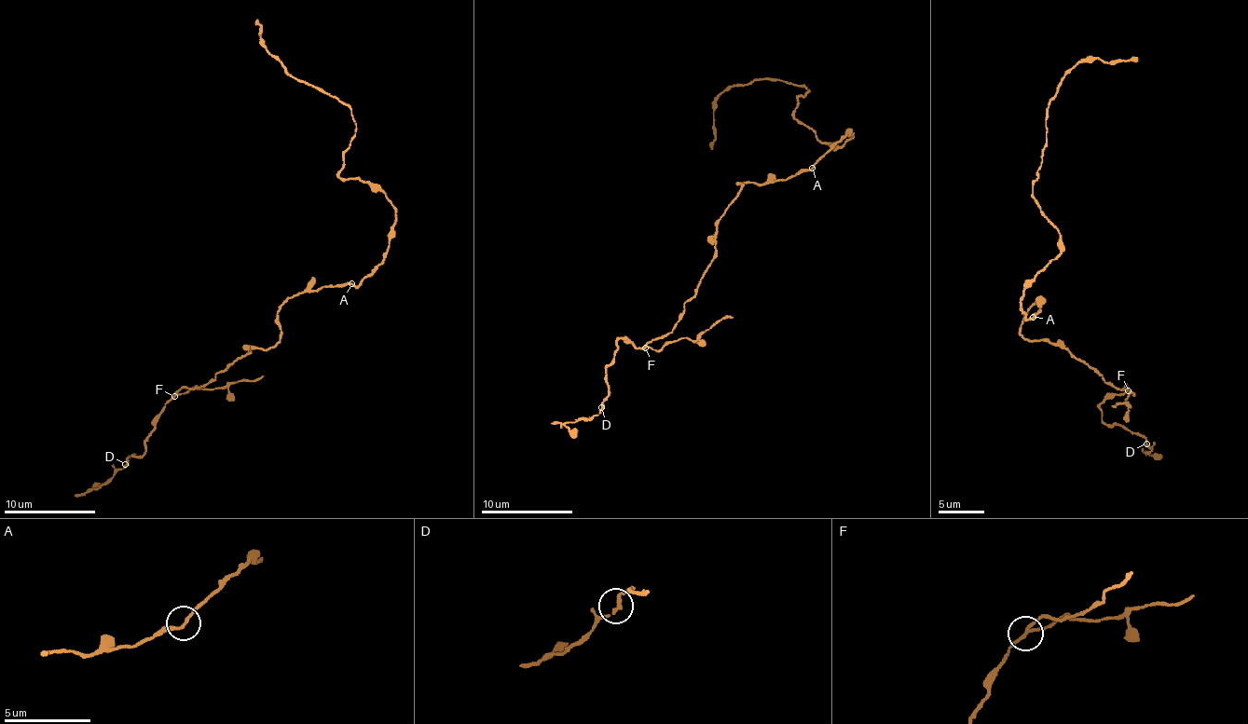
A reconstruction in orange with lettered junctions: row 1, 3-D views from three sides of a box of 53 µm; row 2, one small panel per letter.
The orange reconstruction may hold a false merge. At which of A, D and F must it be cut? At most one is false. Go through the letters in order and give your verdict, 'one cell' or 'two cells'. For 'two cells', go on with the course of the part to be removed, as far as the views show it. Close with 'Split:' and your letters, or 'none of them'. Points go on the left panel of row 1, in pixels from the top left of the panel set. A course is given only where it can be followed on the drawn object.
A: one cell
D: one cell
F: two cells; course (174, 396), (190, 389), (225, 387), (263, 375)
Split: F

